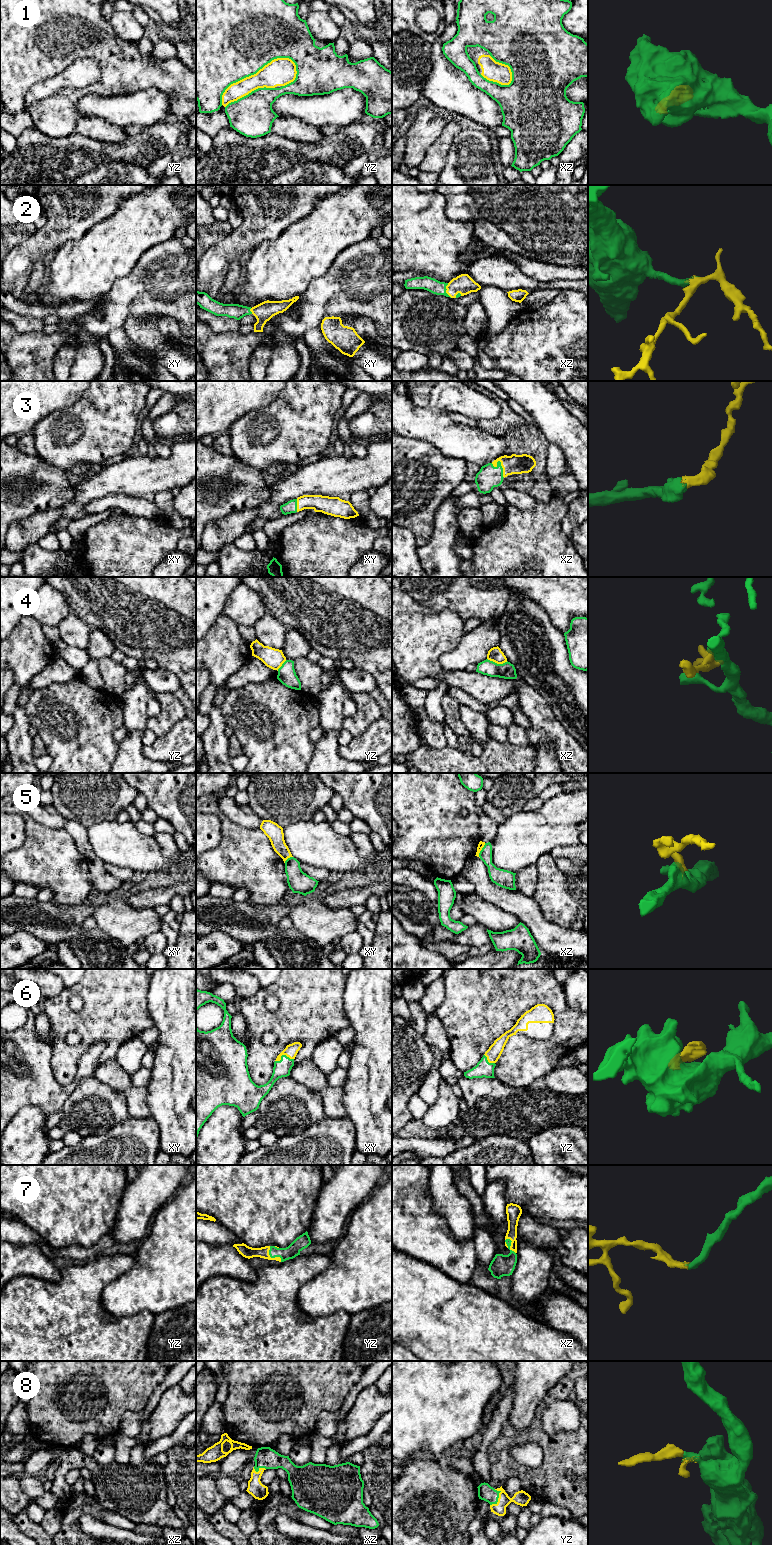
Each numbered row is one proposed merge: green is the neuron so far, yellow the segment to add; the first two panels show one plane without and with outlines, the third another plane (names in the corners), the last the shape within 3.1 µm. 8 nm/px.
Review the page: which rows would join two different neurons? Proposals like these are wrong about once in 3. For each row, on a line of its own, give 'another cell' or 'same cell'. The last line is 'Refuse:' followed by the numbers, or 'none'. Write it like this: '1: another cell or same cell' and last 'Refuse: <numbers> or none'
1: another cell
2: same cell
3: same cell
4: another cell
5: same cell
6: same cell
7: same cell
8: same cell
Refuse: 1, 4

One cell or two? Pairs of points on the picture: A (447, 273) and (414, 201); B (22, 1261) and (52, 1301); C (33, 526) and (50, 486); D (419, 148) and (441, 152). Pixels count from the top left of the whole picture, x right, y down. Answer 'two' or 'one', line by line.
A: one
B: two
C: two
D: two

